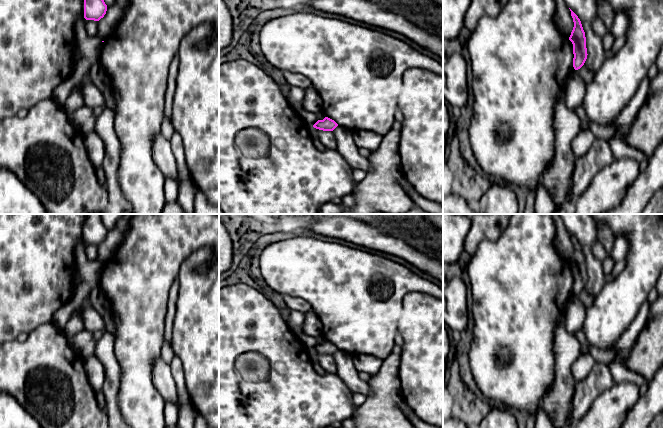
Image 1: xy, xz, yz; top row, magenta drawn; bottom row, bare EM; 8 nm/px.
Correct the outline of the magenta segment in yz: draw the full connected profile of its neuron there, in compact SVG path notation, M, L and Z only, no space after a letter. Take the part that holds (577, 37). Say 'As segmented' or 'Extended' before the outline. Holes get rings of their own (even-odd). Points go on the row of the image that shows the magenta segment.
As segmented. M570 9L573 18L574 27L569 37L573 44L573 67L575 70L580 69L587 59L586 37L582 24L578 16Z

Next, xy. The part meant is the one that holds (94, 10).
As segmented. M84 0L84 18L99 21L104 17L107 5L104 0Z

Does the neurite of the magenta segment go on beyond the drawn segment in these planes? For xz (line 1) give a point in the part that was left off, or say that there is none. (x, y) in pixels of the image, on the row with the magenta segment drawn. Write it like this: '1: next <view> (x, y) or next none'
1: next none

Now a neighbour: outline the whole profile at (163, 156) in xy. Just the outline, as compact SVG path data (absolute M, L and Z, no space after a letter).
M161 134L157 135L152 145L153 159L165 178L171 178L178 184L178 169L170 140Z

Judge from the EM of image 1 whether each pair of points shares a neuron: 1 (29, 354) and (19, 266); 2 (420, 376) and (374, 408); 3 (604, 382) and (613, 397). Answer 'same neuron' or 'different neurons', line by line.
1: different neurons
2: different neurons
3: different neurons

